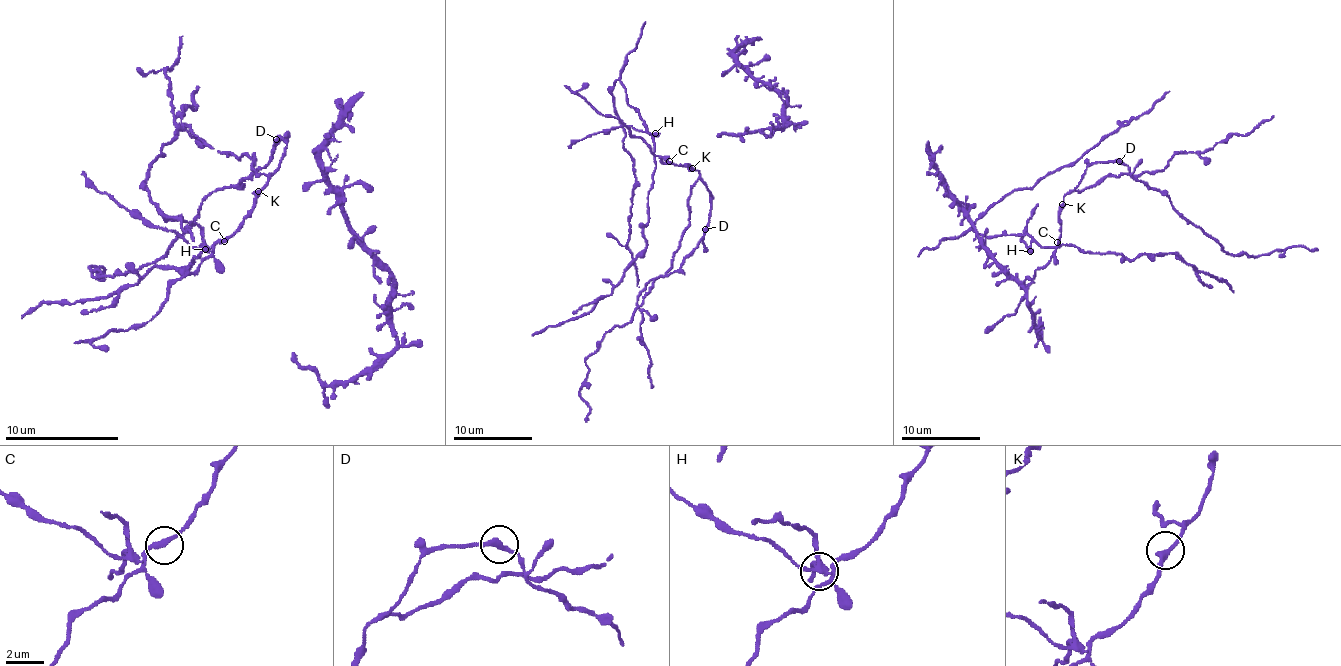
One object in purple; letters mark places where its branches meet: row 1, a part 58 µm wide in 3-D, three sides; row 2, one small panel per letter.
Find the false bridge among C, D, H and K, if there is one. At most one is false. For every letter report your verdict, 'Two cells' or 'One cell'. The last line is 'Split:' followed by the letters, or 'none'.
C: One cell
D: One cell
H: Two cells
K: One cell
Split: H

